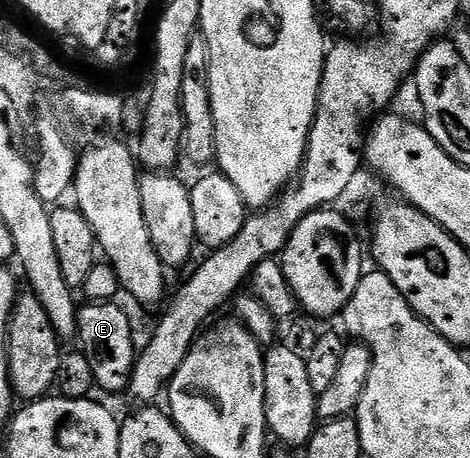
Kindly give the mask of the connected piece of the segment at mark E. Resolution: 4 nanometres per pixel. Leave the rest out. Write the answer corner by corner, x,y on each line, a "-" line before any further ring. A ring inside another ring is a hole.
91,301
83,304
78,311
77,348
92,366
94,384
106,393
125,394
130,387
130,376
136,360
134,329
130,317
114,301

